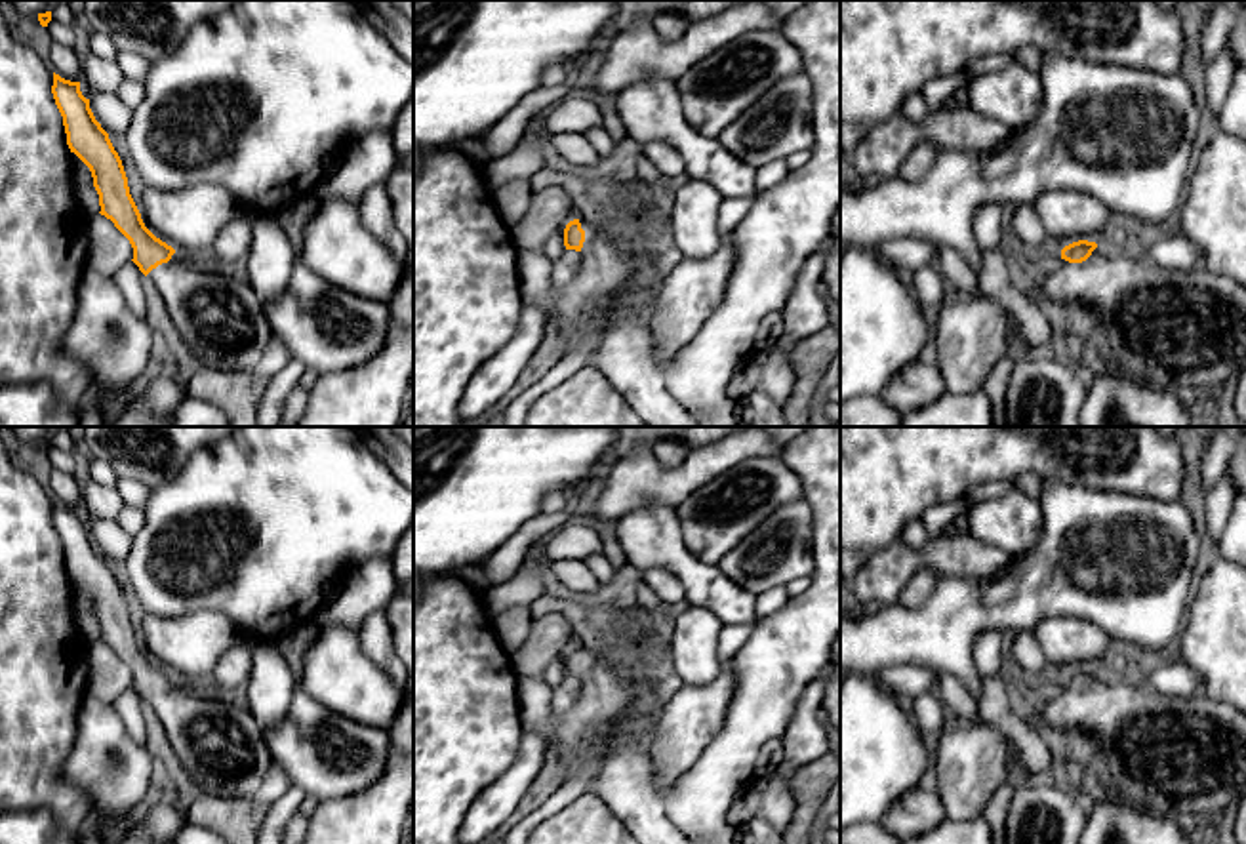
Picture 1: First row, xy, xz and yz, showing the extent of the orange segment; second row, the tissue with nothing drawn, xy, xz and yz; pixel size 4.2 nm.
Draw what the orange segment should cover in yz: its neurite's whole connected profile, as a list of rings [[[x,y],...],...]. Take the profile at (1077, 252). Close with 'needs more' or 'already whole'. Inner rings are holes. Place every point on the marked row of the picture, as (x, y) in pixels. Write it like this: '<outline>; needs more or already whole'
[[[1078,240],[1027,280],[1027,288],[1054,316],[1084,324],[1090,311],[1099,311],[1103,332],[1094,345],[1111,354],[1120,372],[1158,389],[1191,392],[1246,370],[1246,288],[1204,265],[1170,269],[1130,250]]]; needs more

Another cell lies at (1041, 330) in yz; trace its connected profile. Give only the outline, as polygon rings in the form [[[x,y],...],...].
[[[1023,284],[1015,288],[1006,312],[1019,326],[1027,352],[1055,352],[1059,349],[1059,320],[1035,295],[1027,295]]]

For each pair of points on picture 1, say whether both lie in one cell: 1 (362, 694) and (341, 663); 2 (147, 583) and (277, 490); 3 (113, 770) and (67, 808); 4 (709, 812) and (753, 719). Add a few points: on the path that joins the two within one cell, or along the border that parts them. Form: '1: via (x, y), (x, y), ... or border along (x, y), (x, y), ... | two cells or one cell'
1: via (355, 686), (341, 671) | one cell
2: via (149, 540), (149, 534), (172, 513), (233, 502) | one cell
3: border along (69, 751), (61, 776), (92, 801), (94, 812) | two cells
4: via (709, 789), (738, 742) | one cell

